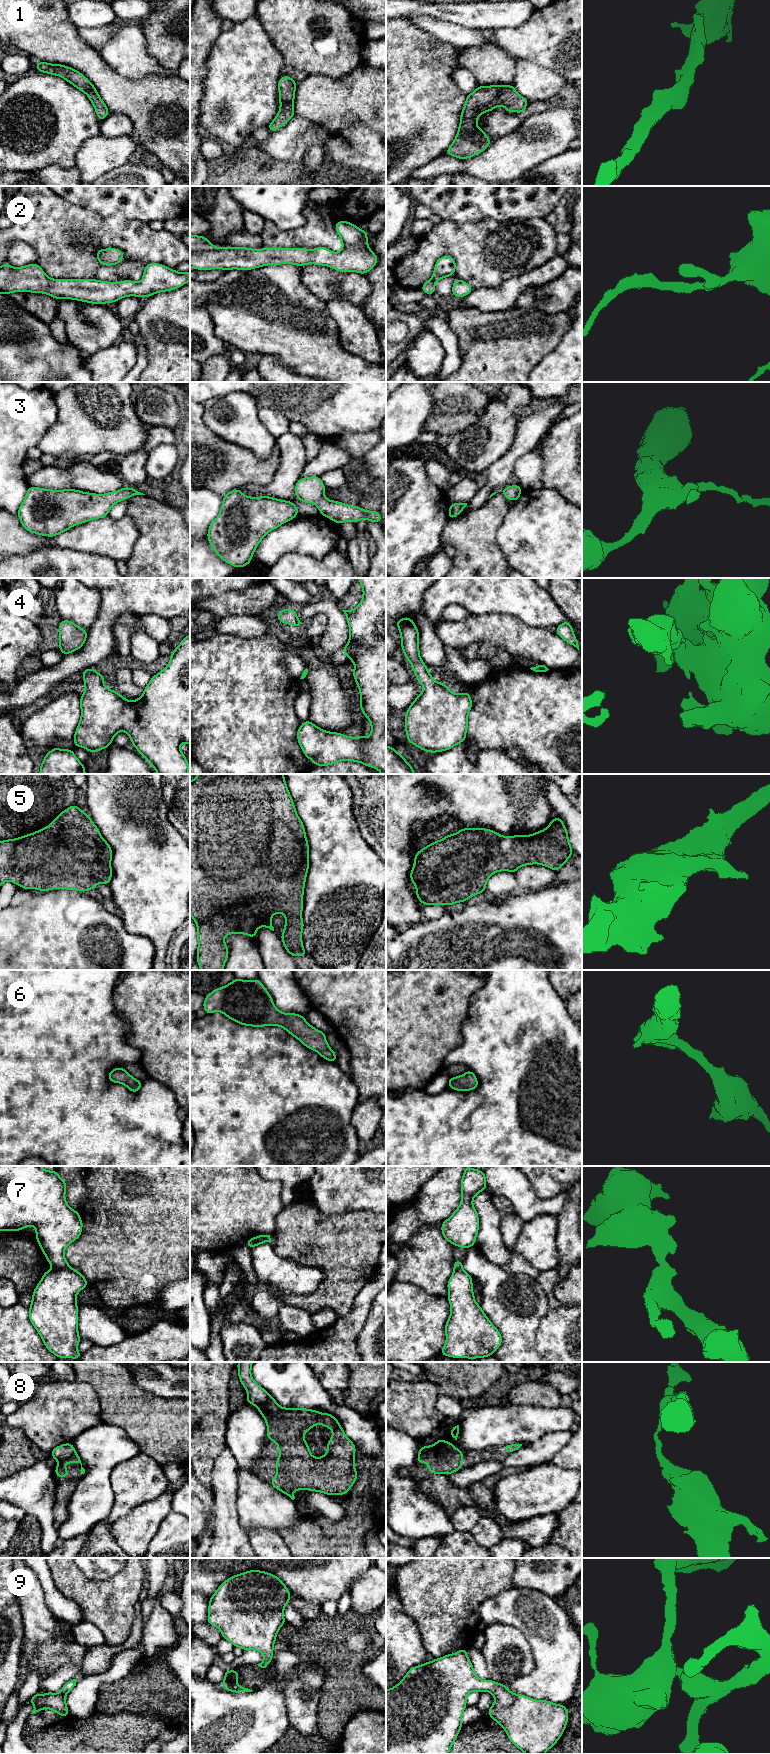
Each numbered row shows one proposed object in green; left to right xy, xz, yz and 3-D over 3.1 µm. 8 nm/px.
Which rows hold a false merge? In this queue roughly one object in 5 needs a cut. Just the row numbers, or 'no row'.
7, 8

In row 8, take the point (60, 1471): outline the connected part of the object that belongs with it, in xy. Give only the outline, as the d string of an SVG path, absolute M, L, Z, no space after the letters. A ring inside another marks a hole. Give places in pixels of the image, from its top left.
M75 1452L71 1457L65 1459L65 1460L62 1460L62 1461L59 1461L58 1462L58 1465L56 1466L55 1468L55 1475L56 1477L63 1477L63 1478L66 1478L68 1477L68 1474L69 1474L69 1471L66 1467L63 1466L64 1463L80 1463L81 1464L81 1473L84 1474L85 1473L85 1469L82 1467L82 1463L81 1463L81 1460L80 1460L80 1457L79 1455Z

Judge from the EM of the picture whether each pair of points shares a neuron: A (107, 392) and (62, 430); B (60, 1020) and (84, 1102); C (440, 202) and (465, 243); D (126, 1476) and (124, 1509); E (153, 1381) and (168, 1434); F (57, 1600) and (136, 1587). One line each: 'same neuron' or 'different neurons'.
A: same neuron
B: same neuron
C: different neurons
D: same neuron
E: different neurons
F: different neurons

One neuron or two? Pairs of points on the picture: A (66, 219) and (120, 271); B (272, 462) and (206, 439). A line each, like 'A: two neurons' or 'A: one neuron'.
A: one neuron
B: one neuron

